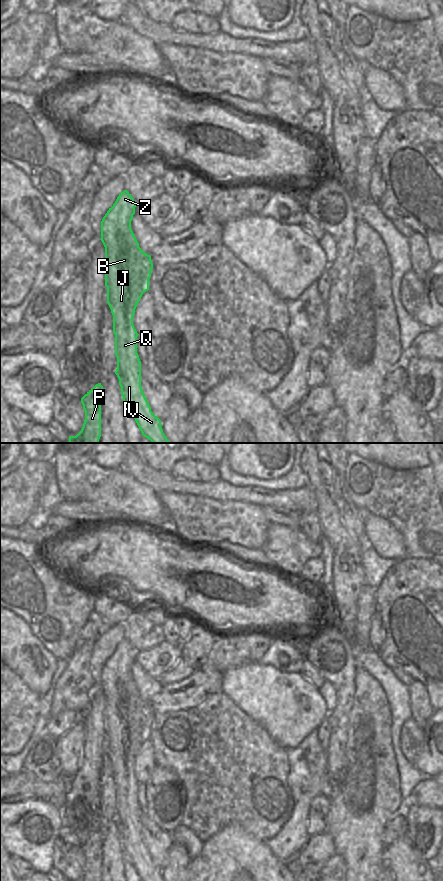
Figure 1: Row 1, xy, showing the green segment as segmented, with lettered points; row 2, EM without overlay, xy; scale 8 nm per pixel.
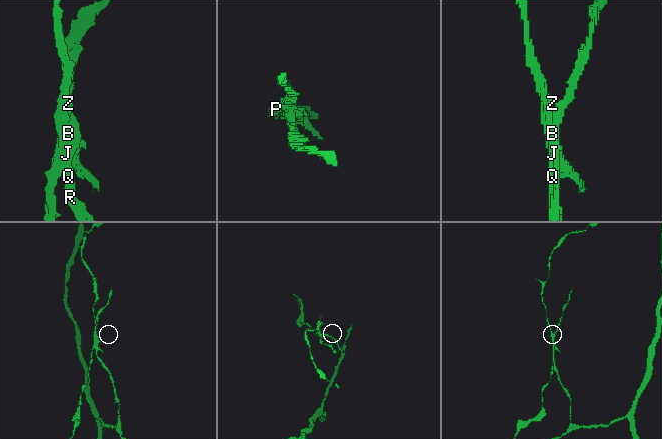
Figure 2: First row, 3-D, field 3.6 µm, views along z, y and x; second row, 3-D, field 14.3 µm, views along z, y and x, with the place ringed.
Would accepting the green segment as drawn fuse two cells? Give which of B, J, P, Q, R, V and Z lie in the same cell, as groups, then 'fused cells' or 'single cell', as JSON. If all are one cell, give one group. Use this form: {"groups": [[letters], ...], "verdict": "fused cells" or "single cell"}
{"groups": [["B", "J", "Q", "R", "V", "Z"], ["P"]], "verdict": "fused cells"}

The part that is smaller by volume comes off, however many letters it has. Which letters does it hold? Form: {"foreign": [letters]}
{"foreign": ["P"]}

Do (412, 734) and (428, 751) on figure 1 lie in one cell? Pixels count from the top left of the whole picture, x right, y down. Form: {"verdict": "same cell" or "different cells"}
{"verdict": "different cells"}

